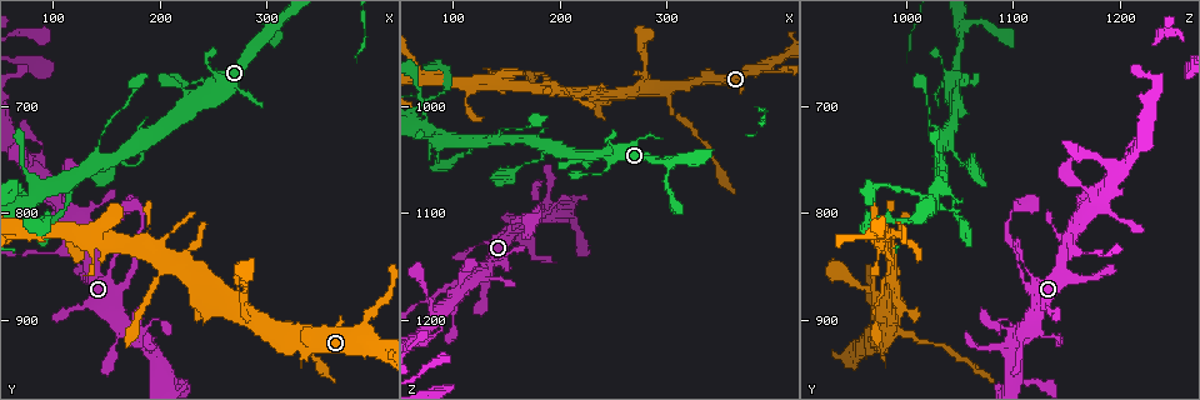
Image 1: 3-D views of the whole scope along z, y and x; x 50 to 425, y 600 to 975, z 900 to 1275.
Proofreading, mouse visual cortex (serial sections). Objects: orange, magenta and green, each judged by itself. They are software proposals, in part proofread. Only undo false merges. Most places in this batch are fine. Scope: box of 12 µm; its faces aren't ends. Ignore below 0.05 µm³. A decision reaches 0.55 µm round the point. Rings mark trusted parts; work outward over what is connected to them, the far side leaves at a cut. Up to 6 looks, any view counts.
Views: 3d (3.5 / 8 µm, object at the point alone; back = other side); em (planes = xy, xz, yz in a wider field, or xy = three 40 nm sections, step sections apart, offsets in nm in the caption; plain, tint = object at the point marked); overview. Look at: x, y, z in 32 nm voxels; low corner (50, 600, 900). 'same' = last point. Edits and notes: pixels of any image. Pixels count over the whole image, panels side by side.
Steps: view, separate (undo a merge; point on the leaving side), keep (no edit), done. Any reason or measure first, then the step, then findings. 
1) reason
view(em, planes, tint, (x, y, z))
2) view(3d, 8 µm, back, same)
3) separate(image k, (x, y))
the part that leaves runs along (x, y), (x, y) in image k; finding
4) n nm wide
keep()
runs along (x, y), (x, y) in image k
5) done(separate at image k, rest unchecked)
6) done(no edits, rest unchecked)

narrows sharply
view(3d, 3.5 µm, (98, 802, 1200))

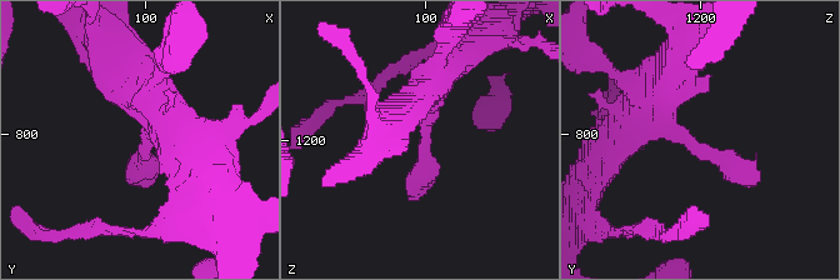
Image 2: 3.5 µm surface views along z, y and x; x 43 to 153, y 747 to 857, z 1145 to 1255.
now the EM
view(em, xy, step 2, tint, (101, 804, 1198))

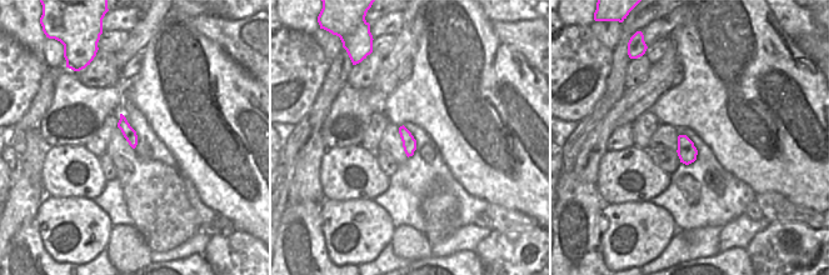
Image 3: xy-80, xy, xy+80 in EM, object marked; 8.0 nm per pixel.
120 nm wide
keep()
runs along (449, 68), (410, 195) in image 2; continuous, no second cell

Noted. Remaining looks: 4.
calibre changes
view(3d, 3.5 µm, (168, 868, 1114))

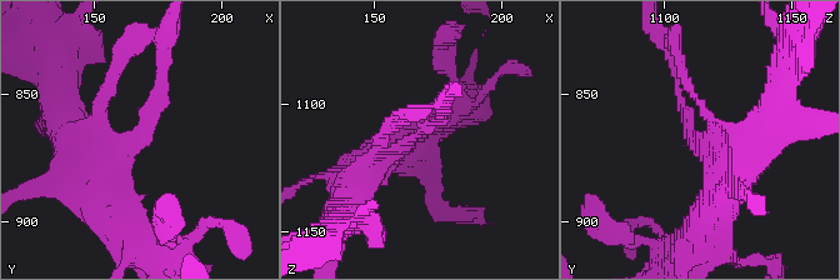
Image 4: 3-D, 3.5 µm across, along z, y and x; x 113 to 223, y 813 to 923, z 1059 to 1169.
arms of 150, 400 nm
keep()
runs along (74, 146), (116, 161), (161, 70) in image 4; all the same cell

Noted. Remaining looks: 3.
side arm on a straight run
view(3d, 3.5 µm, (148, 756, 1032))

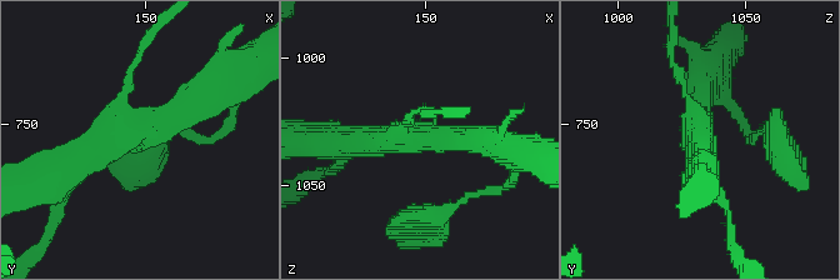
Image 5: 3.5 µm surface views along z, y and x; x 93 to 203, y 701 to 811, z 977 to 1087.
arms of 100, 350, 400 nm
keep()
runs along (209, 91), (64, 173) in image 5; one cell here

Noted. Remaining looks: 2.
done(no edits, rest unchecked)

